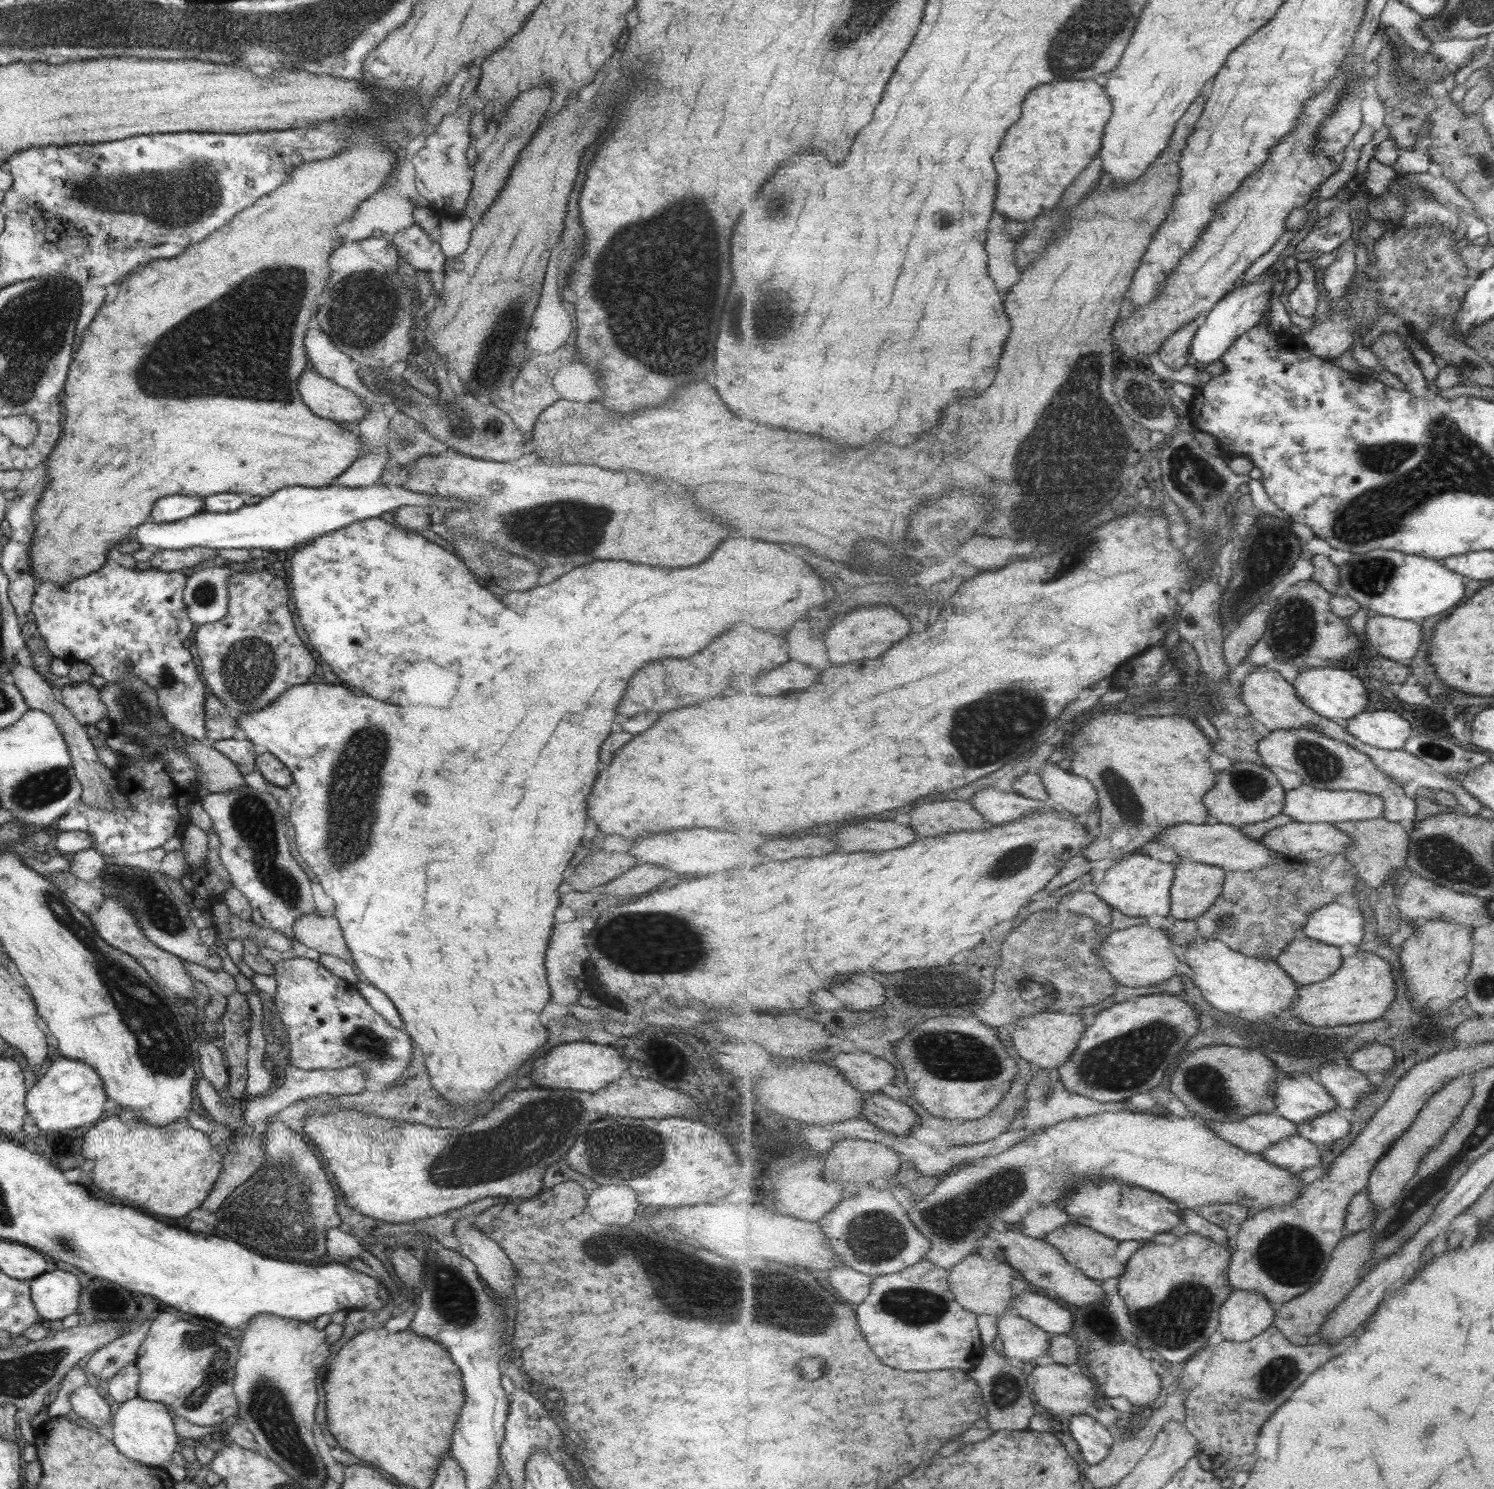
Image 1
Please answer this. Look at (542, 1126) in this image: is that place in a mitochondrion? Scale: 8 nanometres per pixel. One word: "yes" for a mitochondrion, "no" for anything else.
yes

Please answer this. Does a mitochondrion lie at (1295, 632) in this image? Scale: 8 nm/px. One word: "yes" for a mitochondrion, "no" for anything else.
yes

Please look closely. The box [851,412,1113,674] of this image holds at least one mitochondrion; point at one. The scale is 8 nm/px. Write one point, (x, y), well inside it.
(1077, 547)

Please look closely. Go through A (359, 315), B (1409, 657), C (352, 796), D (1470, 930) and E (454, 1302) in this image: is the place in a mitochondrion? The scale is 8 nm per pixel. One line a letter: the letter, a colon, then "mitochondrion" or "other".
A: mitochondrion
B: other
C: mitochondrion
D: other
E: mitochondrion

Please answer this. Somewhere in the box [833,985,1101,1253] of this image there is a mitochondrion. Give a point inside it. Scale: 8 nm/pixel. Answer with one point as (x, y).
(954, 1055)

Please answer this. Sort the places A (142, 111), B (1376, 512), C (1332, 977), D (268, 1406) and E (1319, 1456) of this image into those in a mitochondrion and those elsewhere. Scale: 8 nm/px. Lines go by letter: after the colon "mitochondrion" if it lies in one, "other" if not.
A: other
B: mitochondrion
C: other
D: mitochondrion
E: other

